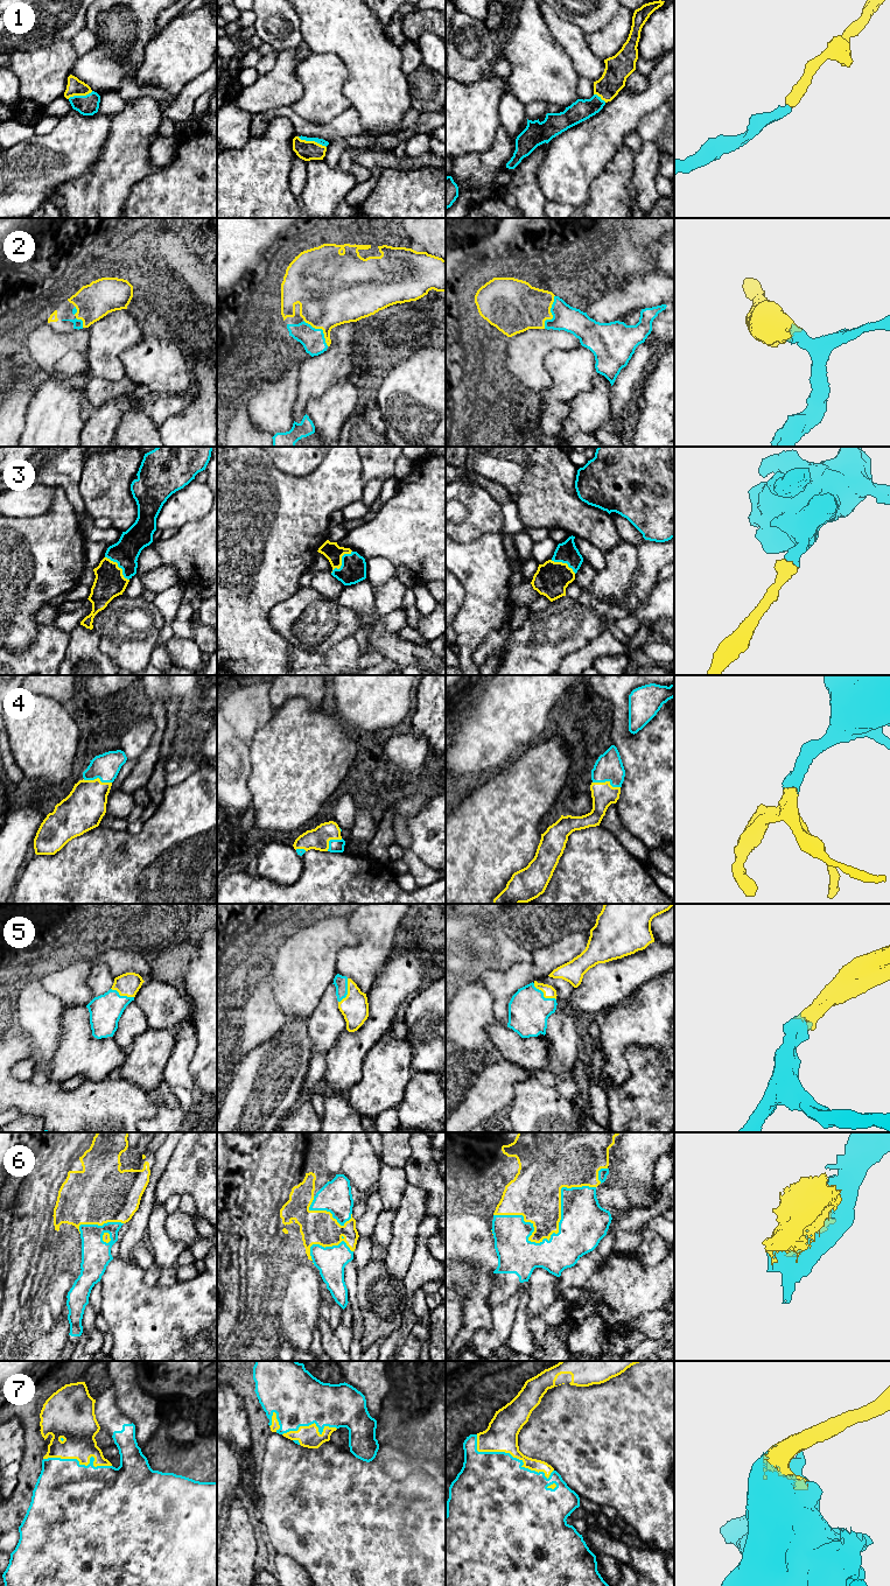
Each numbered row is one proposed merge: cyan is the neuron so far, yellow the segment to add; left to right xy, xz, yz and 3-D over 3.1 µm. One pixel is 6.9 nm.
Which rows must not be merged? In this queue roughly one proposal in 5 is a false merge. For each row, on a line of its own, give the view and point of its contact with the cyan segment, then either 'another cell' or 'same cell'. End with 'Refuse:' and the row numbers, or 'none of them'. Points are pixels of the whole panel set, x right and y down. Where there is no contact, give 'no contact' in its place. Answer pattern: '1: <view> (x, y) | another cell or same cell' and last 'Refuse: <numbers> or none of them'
1: xz (312, 140) | same cell
2: yz (552, 314) | same cell
3: xy (119, 567) | same cell
4: yz (607, 780) | same cell
5: yz (542, 995) | same cell
6: yz (553, 1233) | same cell
7: yz (509, 1453) | same cell
Refuse: none of them

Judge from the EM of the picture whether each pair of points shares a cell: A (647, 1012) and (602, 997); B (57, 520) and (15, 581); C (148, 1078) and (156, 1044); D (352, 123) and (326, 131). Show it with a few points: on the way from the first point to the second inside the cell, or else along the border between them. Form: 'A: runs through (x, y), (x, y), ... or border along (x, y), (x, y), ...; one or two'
A: border along (640, 986), (610, 1009); two
B: runs through (56, 535), (28, 566); one
C: runs through (148, 1069), (148, 1055), (151, 1052); one
D: runs through (345, 124), (333, 128); one

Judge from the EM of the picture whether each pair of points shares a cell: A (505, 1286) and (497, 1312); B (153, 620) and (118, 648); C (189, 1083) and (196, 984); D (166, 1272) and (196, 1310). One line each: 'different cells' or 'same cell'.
A: different cells
B: same cell
C: different cells
D: different cells

